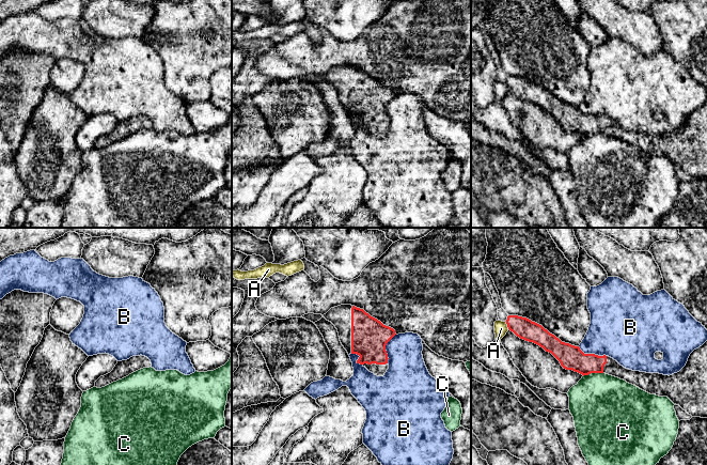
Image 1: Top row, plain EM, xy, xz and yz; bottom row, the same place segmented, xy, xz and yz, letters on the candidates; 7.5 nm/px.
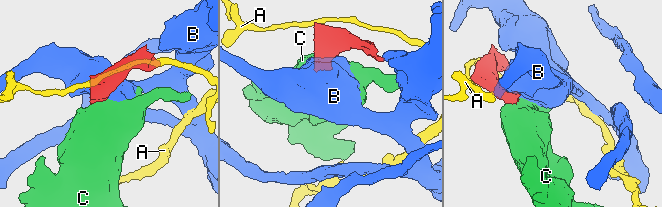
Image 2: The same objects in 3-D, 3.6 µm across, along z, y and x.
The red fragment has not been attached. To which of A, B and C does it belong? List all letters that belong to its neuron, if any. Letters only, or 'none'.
none

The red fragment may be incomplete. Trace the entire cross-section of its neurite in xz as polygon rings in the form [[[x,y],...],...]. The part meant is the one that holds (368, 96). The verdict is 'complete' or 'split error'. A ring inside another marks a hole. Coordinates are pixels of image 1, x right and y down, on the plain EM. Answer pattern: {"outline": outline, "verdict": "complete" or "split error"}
{"outline": [[[351,65],[331,68],[324,78],[337,90],[348,115],[360,117],[357,124],[377,137],[384,136],[389,129],[386,106],[396,95],[393,89]]], "verdict": "split error"}

